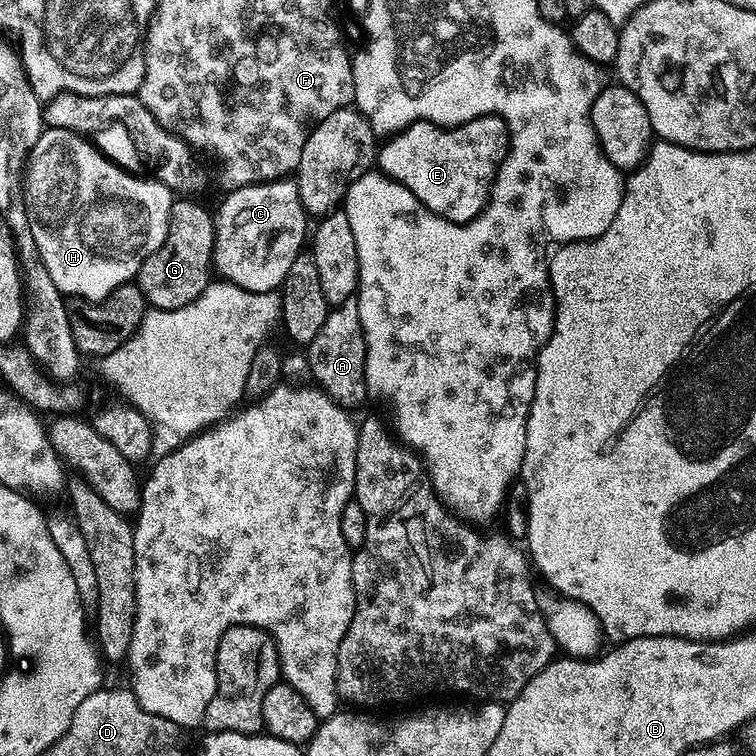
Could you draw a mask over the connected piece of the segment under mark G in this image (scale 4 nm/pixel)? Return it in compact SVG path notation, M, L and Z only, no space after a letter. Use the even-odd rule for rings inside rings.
M176 198L168 219L166 238L138 270L134 283L142 290L144 300L152 308L178 310L198 298L214 280L212 255L216 245L216 222L211 211L207 212L192 198Z

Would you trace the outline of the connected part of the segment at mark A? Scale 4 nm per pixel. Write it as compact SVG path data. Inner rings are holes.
M358 299L335 305L318 334L306 344L309 373L330 399L345 410L353 410L370 396L366 382L366 338L362 318L358 314Z

